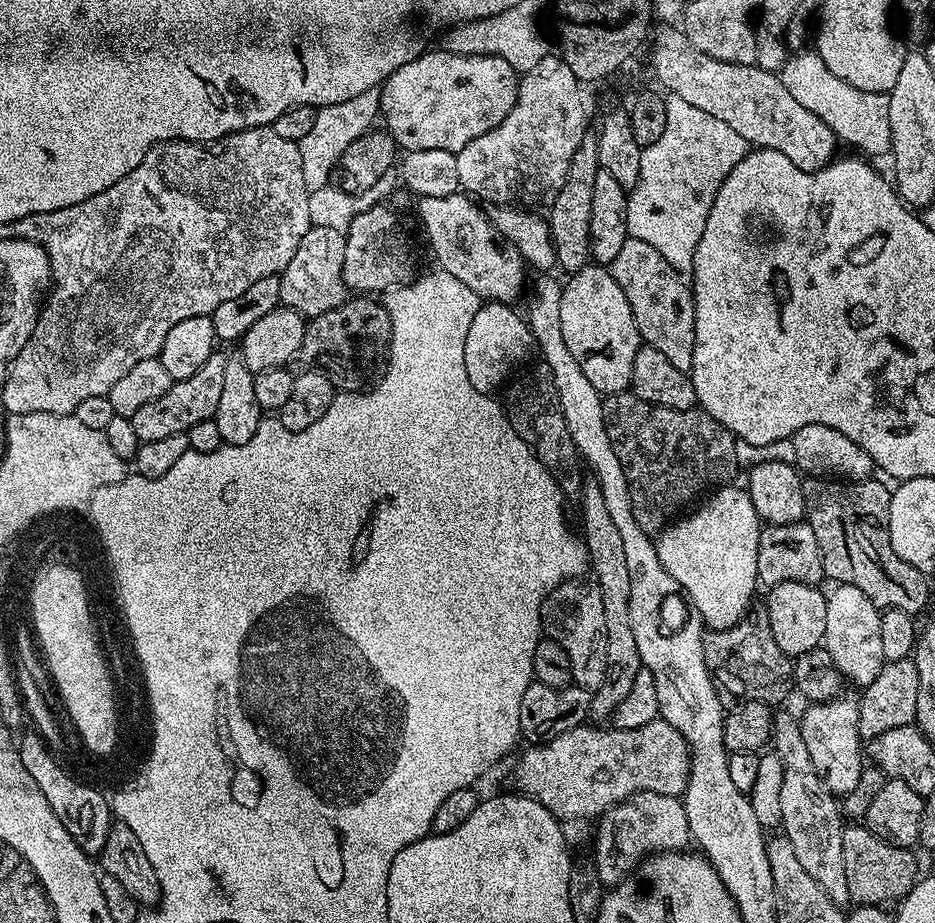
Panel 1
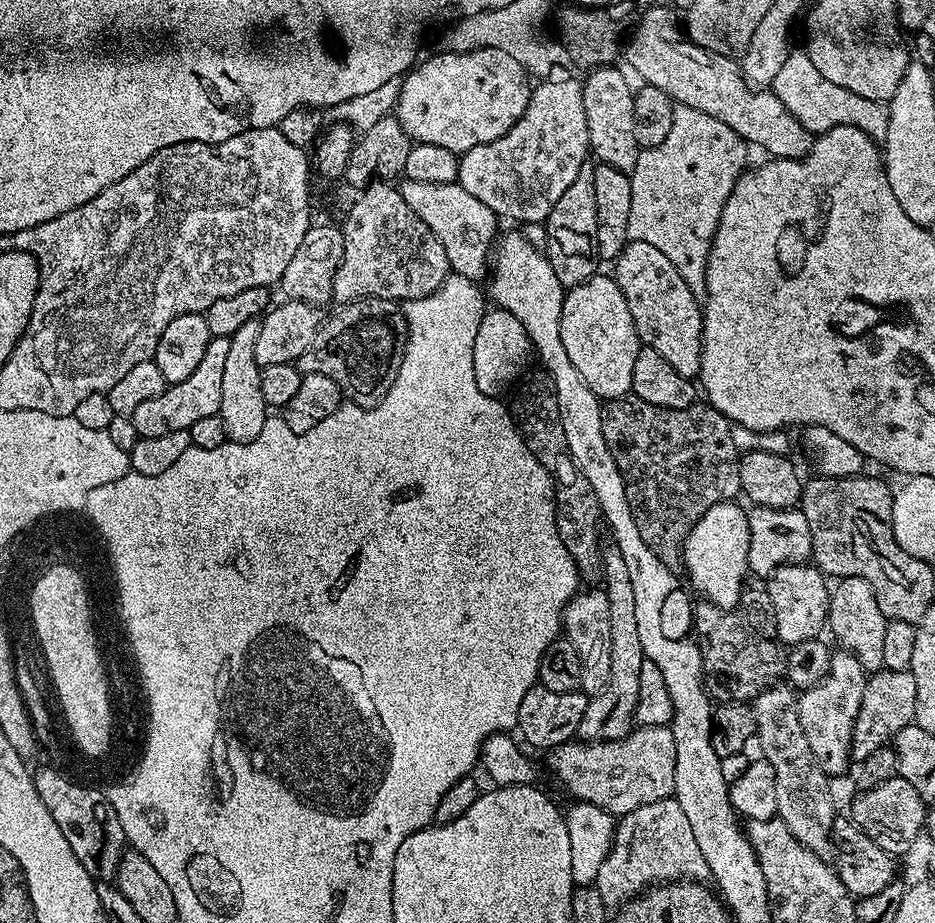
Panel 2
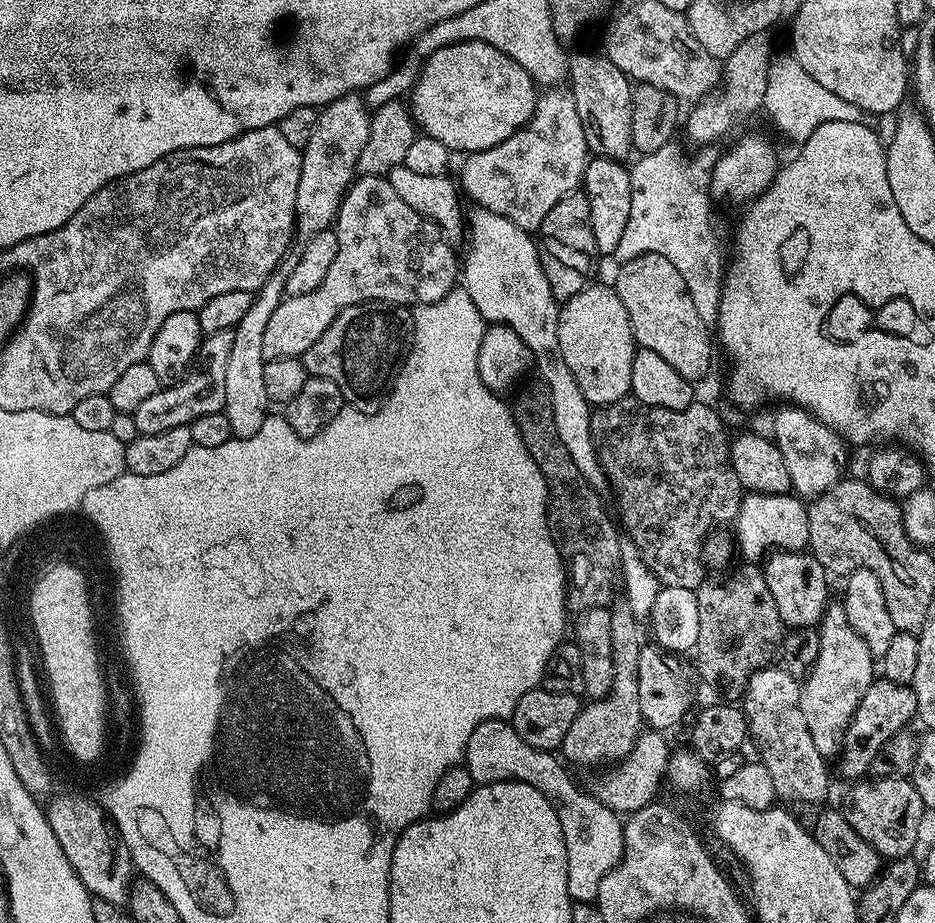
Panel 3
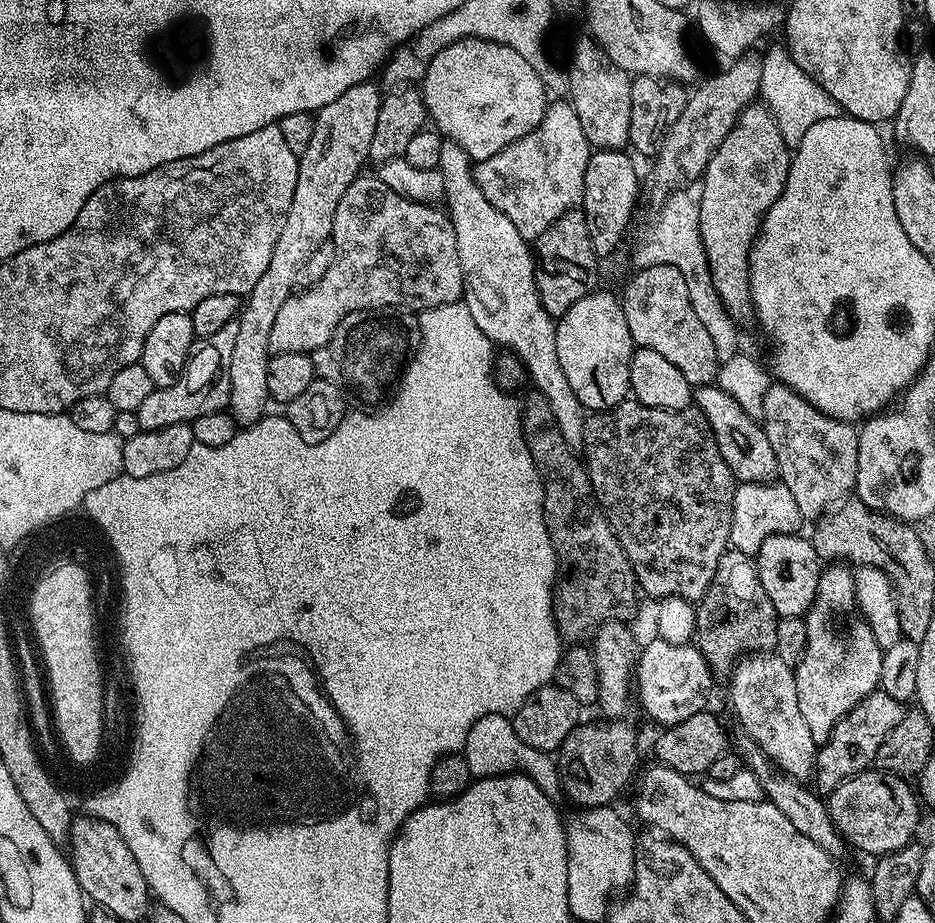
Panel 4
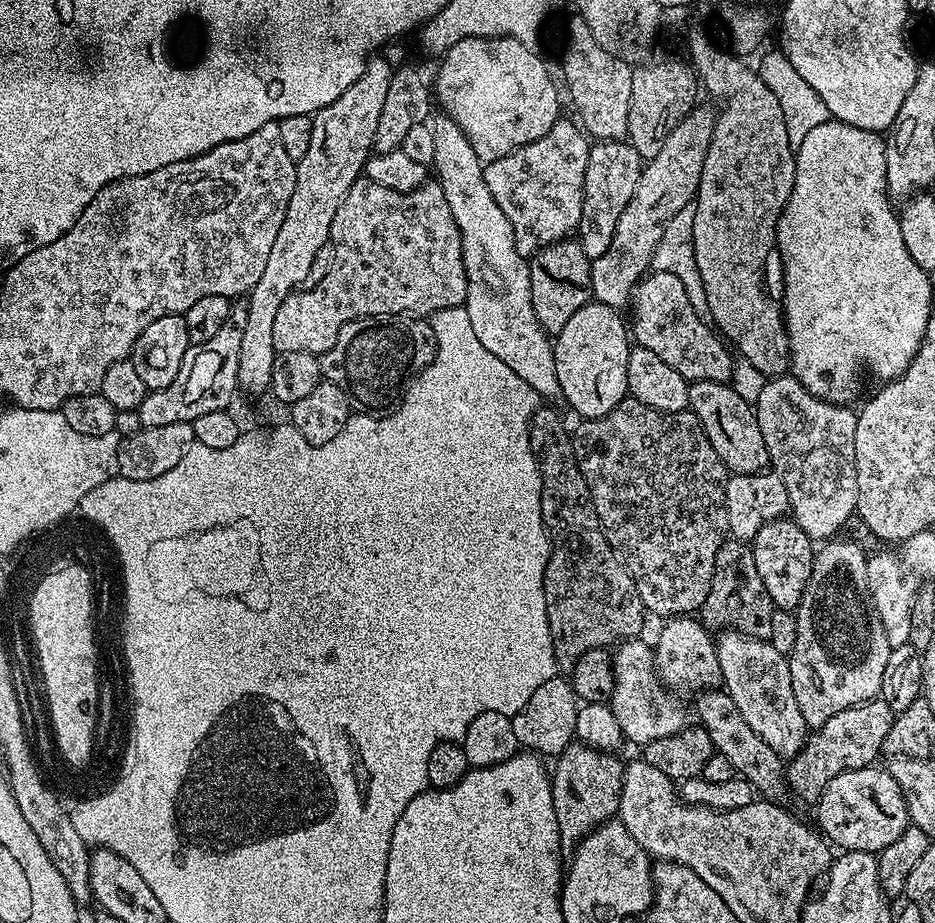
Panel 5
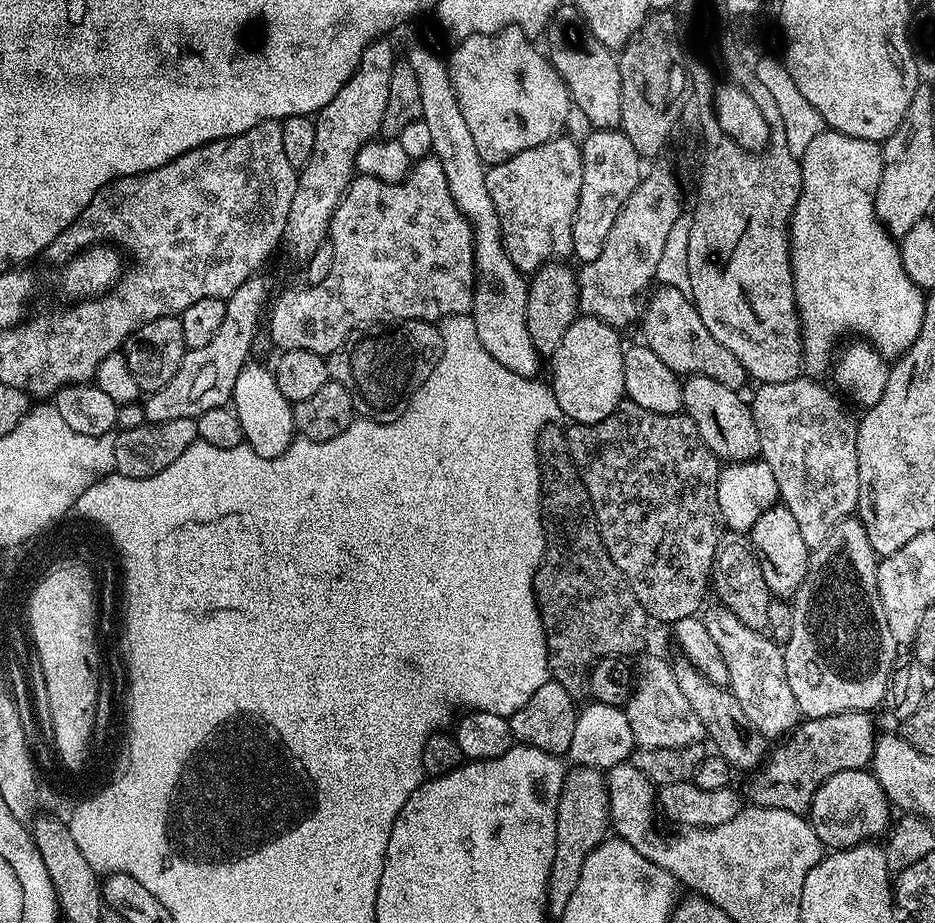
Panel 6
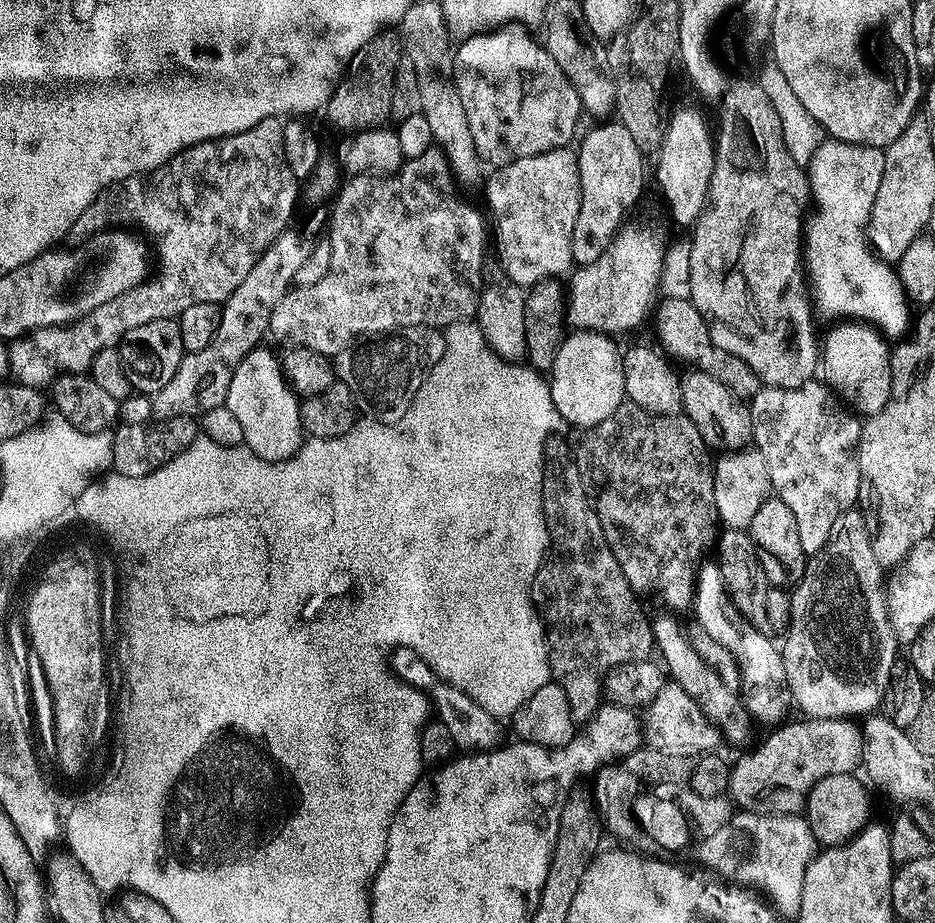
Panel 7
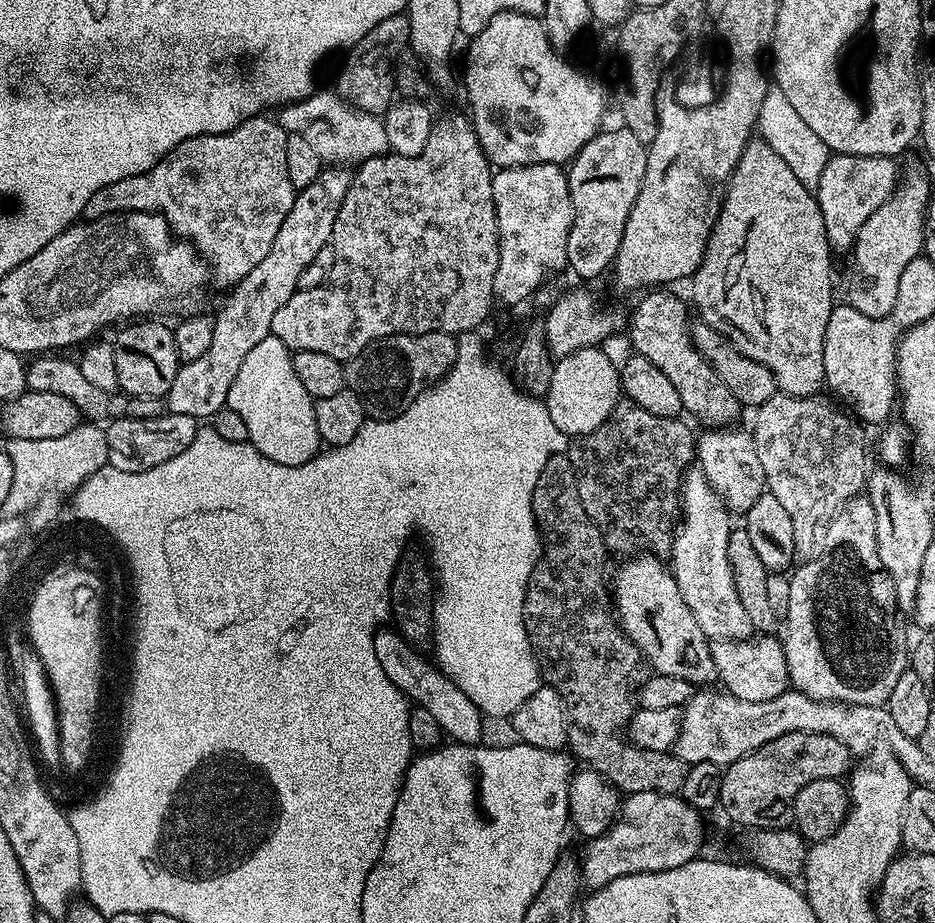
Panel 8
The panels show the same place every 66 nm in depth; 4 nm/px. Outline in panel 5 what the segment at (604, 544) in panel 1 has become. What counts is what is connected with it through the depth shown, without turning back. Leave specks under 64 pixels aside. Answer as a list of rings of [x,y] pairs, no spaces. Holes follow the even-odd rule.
[[[579,742],[569,744],[566,751],[555,757],[554,764],[556,769],[551,769],[550,779],[554,814],[558,818],[560,855],[568,858],[595,828],[619,813],[624,764],[616,754],[605,754],[601,749]]]

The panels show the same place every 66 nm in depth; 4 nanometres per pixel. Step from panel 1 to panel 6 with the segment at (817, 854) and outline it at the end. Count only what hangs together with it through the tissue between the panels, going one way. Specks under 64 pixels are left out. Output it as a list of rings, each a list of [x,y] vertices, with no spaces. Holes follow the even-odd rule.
[[[705,607],[702,619],[706,630],[720,648],[726,678],[728,674],[727,683],[734,698],[738,698],[738,706],[742,706],[742,714],[746,714],[749,725],[765,738],[787,736],[801,723],[802,717],[798,702],[790,690],[790,682],[786,682],[786,666],[781,645],[765,635],[761,629],[743,624],[730,609],[715,607]]]

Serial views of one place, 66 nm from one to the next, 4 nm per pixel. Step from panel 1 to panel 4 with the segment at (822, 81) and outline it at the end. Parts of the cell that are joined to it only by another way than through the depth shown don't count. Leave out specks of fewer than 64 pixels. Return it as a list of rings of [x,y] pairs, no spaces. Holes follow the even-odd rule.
[[[787,47],[772,48],[762,56],[762,82],[760,96],[772,117],[778,122],[778,130],[782,130],[782,138],[788,143],[789,149],[795,150],[800,145],[800,139],[814,126],[814,122],[822,122],[822,118],[837,115],[838,109],[834,98],[814,82],[794,62]]]

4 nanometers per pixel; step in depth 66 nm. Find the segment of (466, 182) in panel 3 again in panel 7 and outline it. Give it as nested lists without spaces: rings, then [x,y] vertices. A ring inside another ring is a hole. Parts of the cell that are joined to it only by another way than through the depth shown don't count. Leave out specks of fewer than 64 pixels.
[[[571,147],[555,148],[546,154],[536,154],[530,158],[518,158],[509,164],[499,165],[484,188],[491,223],[492,220],[496,223],[494,248],[496,244],[496,256],[500,259],[500,268],[512,279],[509,281],[521,289],[527,290],[536,284],[560,278],[556,276],[562,275],[563,272],[568,274],[573,271],[572,239],[580,205],[580,175],[576,158],[577,153]]]

